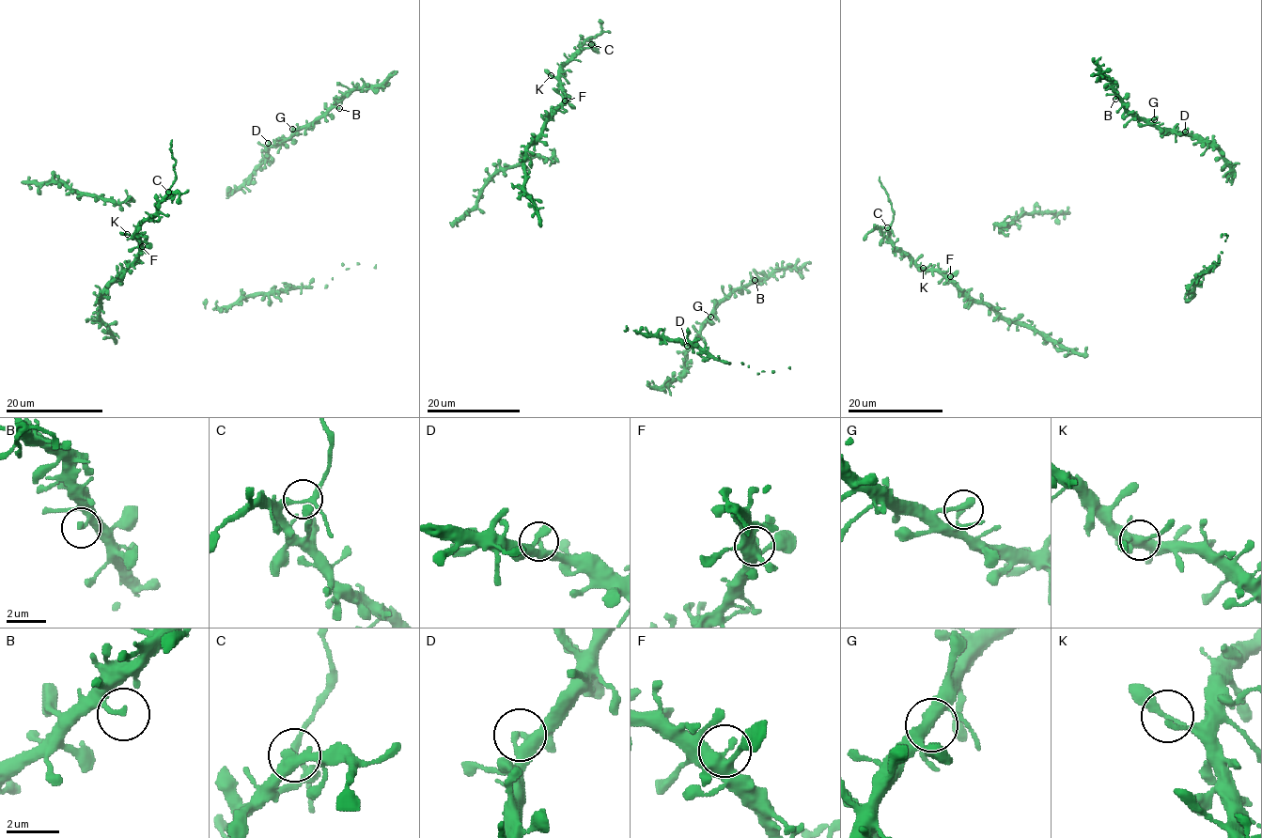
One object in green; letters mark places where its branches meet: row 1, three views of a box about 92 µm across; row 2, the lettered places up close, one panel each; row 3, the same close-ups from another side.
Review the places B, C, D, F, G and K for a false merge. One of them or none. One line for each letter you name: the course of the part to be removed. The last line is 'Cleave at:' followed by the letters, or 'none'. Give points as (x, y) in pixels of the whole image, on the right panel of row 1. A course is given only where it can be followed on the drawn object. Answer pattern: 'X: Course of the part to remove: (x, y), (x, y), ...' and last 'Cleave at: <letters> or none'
C: Course of the part to remove: (887, 226), (893, 219), (892, 207), (879, 177)
Cleave at: C

